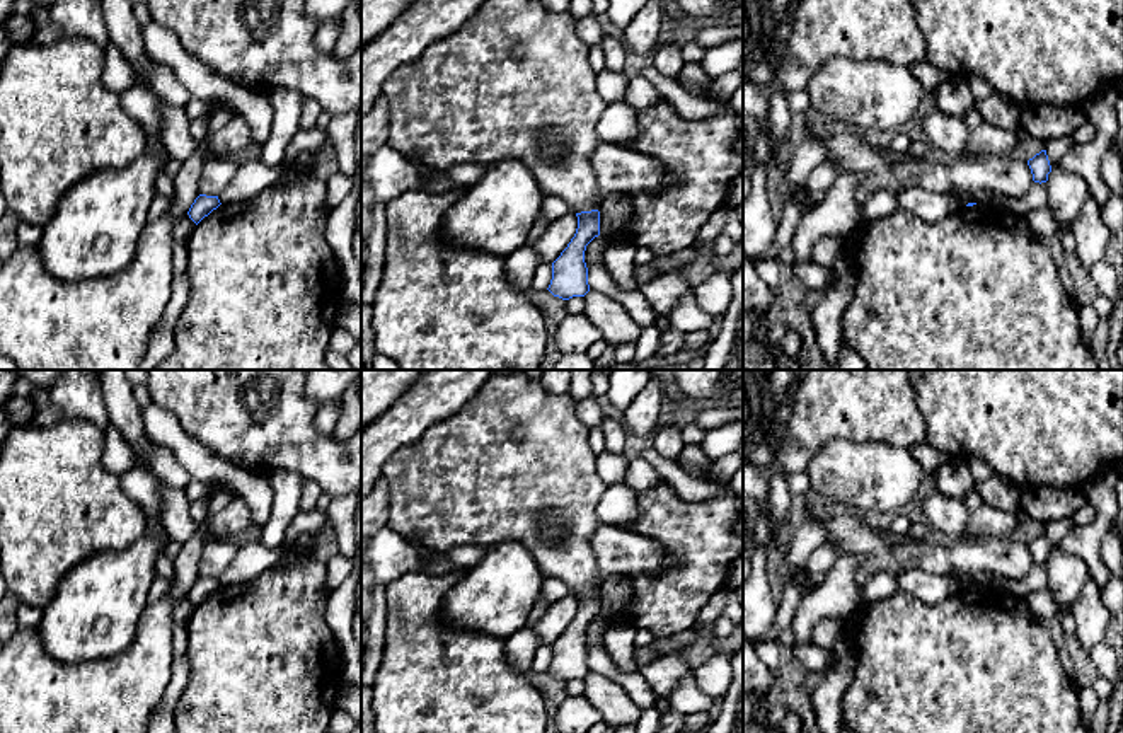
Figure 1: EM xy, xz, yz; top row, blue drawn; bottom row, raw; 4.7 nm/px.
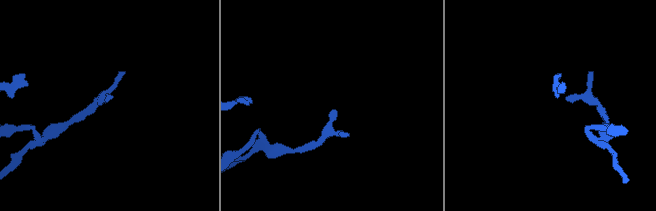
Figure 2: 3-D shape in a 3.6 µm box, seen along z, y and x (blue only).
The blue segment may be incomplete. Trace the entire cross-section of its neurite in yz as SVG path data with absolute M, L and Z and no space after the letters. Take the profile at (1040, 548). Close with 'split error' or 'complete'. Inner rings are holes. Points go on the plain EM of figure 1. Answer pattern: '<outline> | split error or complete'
M1041 532L1033 540L1029 540L1028 547L1031 551L1034 564L1041 566L1041 564L1048 563L1048 556L1051 554L1051 547L1050 547L1048 537L1046 537L1046 532Z | complete

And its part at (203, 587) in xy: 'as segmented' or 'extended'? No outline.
as segmented

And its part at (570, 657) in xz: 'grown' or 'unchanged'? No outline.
unchanged

